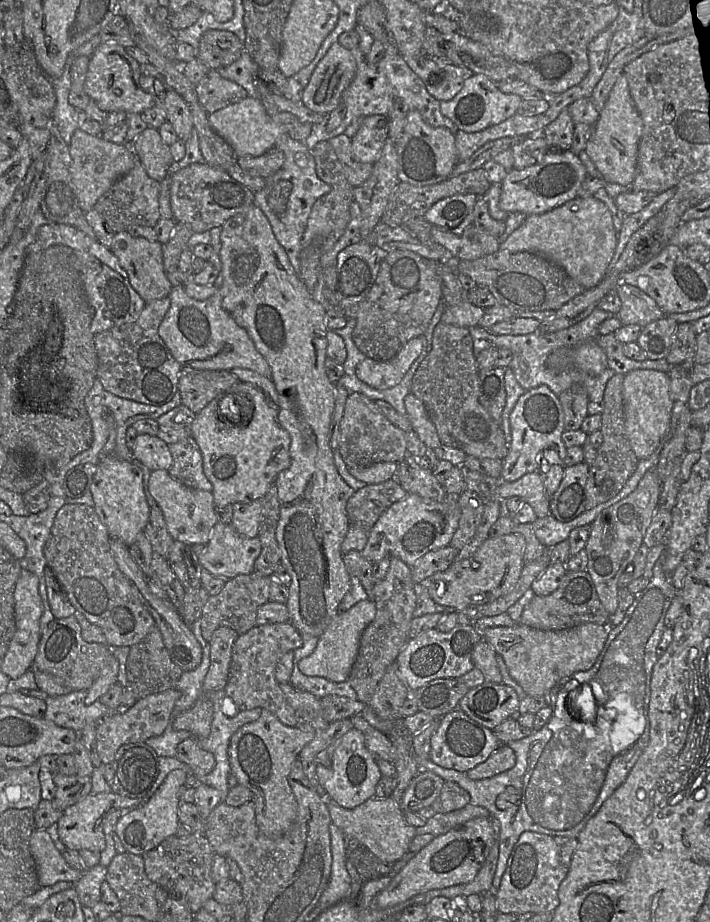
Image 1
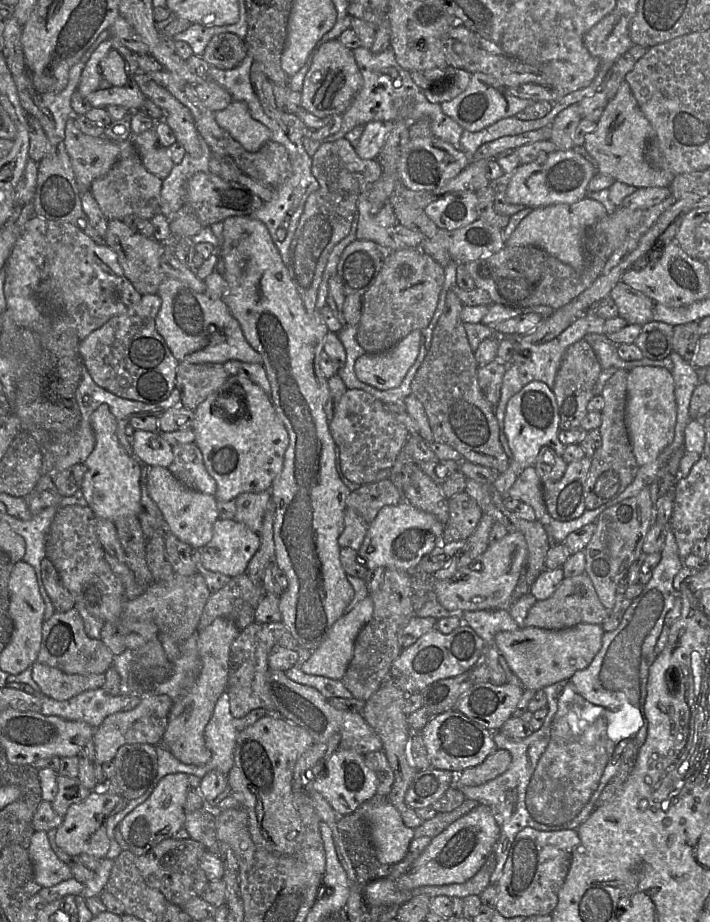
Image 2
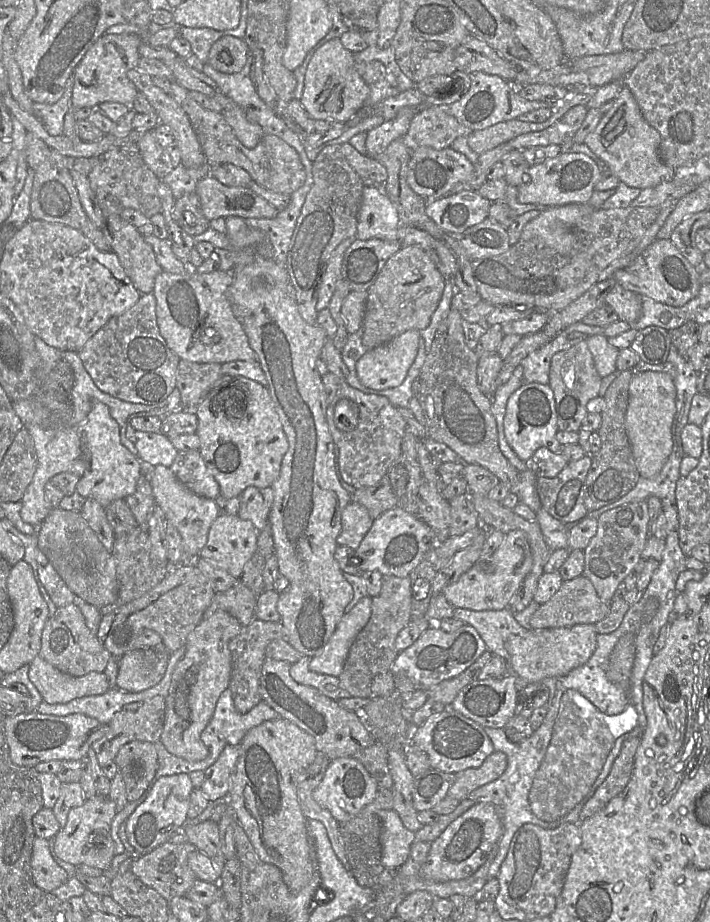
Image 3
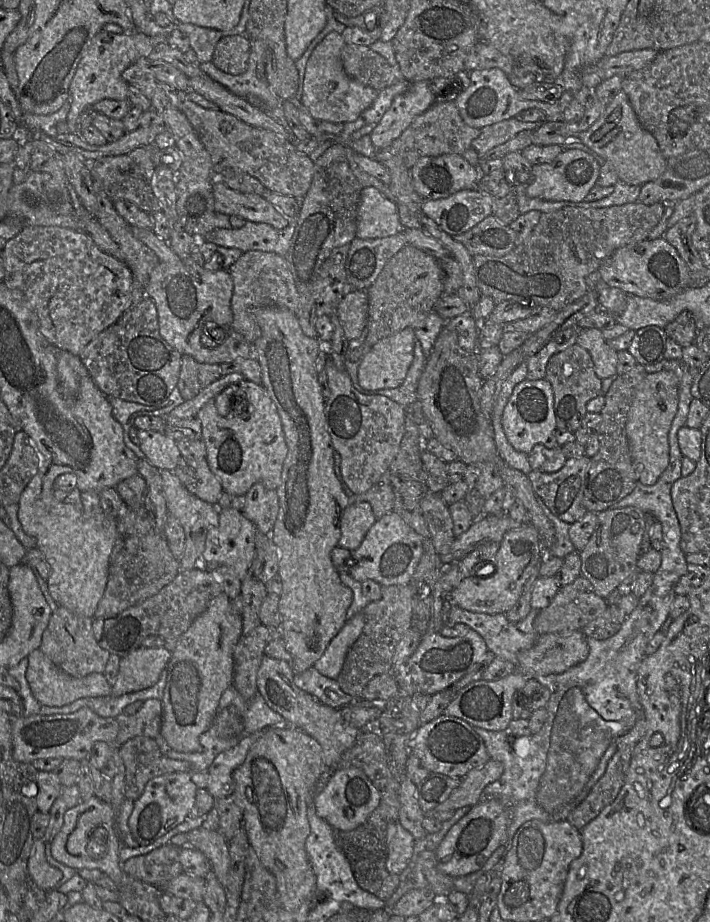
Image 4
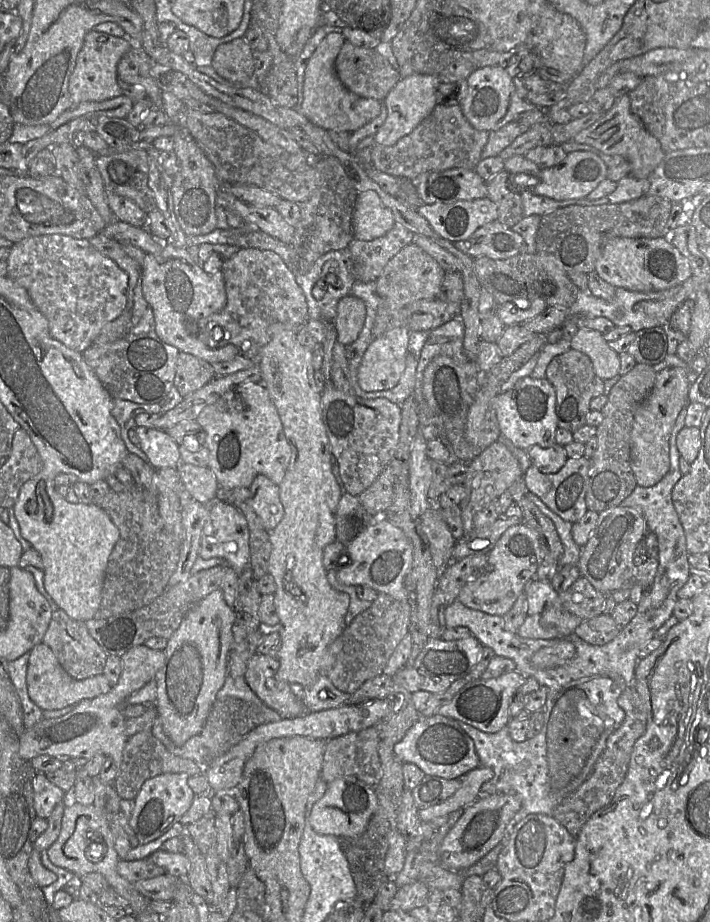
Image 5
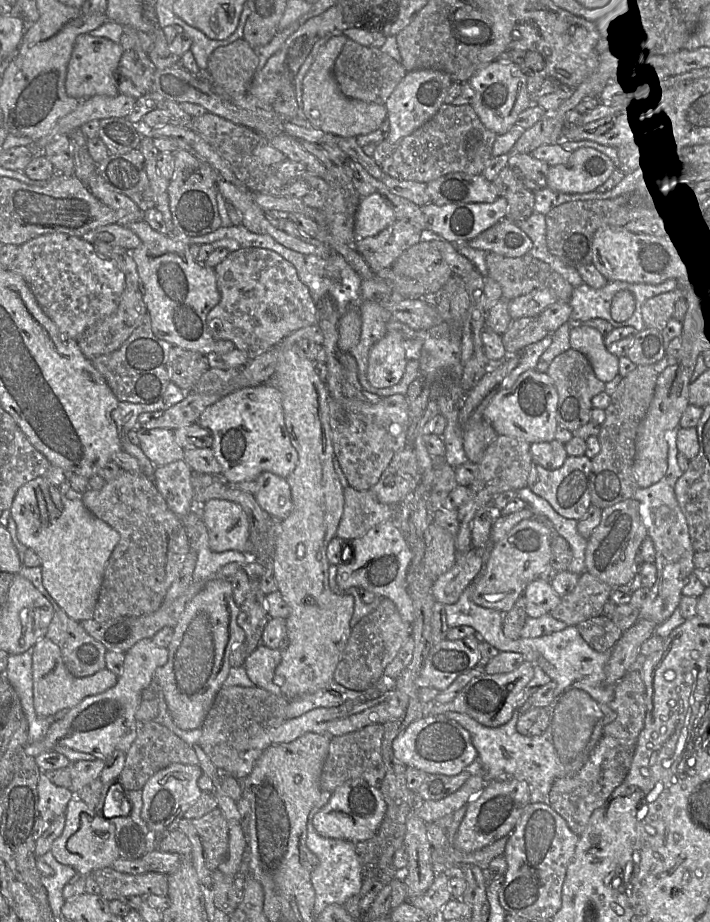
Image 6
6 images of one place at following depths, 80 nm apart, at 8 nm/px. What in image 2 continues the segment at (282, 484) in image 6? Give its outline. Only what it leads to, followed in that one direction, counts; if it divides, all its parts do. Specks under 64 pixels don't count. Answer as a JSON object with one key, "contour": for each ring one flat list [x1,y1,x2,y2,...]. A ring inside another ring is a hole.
{"contour":[[271,490,258,493,245,492,236,499,235,520,245,524,255,533,261,528,264,512,271,499]]}

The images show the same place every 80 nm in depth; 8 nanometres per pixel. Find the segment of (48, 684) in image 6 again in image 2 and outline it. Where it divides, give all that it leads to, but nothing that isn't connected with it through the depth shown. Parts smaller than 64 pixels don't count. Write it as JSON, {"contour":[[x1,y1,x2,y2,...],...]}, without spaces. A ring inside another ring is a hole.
{"contour":[[39,662,32,666,32,679,41,692,58,701,68,700,84,691,103,688,105,674,67,674,58,668]]}

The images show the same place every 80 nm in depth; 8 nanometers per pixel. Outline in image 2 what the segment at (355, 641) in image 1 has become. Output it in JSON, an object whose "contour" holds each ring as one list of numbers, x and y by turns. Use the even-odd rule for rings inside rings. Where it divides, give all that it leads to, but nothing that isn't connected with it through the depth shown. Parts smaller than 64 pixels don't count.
{"contour":[[368,595,334,622,322,643,302,664,302,671,341,680,352,659,355,639,372,613,373,601]]}

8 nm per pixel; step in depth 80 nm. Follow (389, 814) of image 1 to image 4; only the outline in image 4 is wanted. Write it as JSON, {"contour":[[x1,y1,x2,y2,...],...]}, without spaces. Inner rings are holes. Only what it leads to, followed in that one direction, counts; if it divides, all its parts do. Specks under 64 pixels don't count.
{"contour":[[396,821,388,828,385,866,389,874,399,875,408,865,415,839]]}

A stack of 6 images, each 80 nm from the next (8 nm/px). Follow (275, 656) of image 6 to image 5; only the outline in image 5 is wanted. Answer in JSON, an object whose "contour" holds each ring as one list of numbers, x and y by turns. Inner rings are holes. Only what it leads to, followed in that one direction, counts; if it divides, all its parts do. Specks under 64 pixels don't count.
{"contour":[[256,653,248,662,244,677,259,699,282,719,306,715,309,711,293,693,290,684,277,679,279,667,277,657]]}

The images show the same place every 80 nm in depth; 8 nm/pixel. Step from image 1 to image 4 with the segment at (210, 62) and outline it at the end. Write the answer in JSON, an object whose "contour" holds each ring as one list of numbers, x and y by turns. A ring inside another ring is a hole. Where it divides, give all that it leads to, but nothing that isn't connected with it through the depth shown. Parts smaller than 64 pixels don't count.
{"contour":[[247,35,223,37,216,44,211,62,216,68,231,75,245,72,250,55,250,39]]}

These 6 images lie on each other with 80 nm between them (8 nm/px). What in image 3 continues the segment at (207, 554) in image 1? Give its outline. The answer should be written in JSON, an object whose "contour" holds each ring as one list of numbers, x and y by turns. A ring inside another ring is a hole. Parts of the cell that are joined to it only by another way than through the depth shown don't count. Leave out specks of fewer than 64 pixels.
{"contour":[[220,514,211,525,200,556,240,580,247,561,257,548,258,531,238,515]]}

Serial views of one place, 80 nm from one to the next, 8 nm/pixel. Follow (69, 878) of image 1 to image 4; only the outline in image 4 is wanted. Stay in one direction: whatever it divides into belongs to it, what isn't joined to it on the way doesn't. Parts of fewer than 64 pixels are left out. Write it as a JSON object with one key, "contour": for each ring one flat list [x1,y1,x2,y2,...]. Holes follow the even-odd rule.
{"contour":[[42,839,34,841,28,867,38,887,46,891,54,889,63,877,63,873,59,869,48,863,46,843]]}

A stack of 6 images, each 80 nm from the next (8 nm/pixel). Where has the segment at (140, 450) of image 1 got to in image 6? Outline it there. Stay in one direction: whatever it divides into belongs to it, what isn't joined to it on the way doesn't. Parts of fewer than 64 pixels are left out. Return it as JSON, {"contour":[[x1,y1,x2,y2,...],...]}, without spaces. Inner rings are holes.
{"contour":[[138,427,137,434,140,449,156,467,183,460,185,450,177,443,173,430]]}

